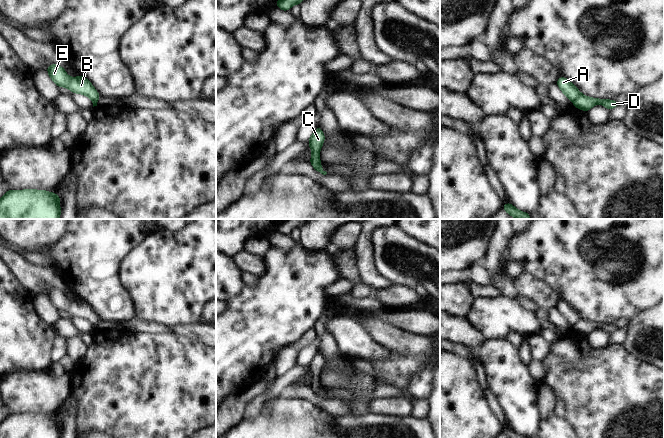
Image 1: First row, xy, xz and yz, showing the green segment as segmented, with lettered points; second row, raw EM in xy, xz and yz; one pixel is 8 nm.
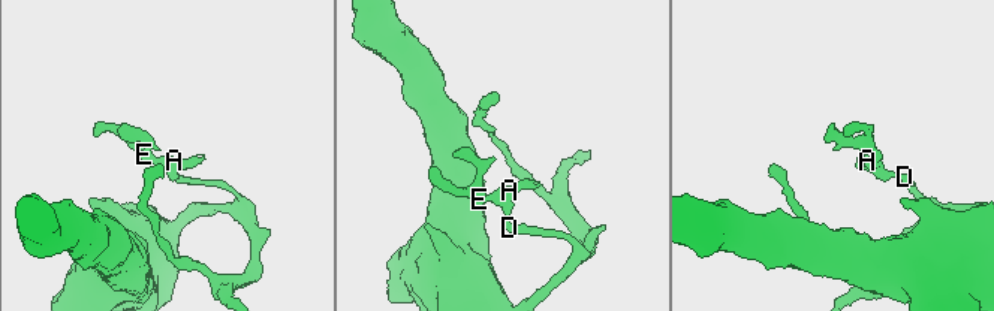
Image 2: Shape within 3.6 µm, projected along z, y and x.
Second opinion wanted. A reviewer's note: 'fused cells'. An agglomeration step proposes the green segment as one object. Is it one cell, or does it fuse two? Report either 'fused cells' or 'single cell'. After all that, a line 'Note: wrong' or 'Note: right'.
fused cells
Note: right

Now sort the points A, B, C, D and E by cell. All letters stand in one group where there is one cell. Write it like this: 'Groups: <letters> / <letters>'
Groups: A B E / C D.

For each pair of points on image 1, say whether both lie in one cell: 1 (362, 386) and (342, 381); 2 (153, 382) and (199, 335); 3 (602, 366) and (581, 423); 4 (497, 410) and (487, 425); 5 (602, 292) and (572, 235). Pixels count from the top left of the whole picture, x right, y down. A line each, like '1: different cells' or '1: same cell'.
1: different cells
2: different cells
3: same cell
4: different cells
5: same cell

